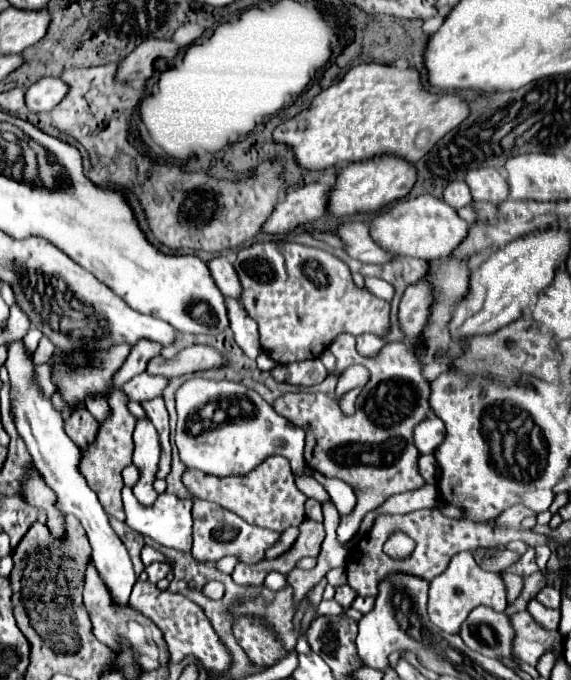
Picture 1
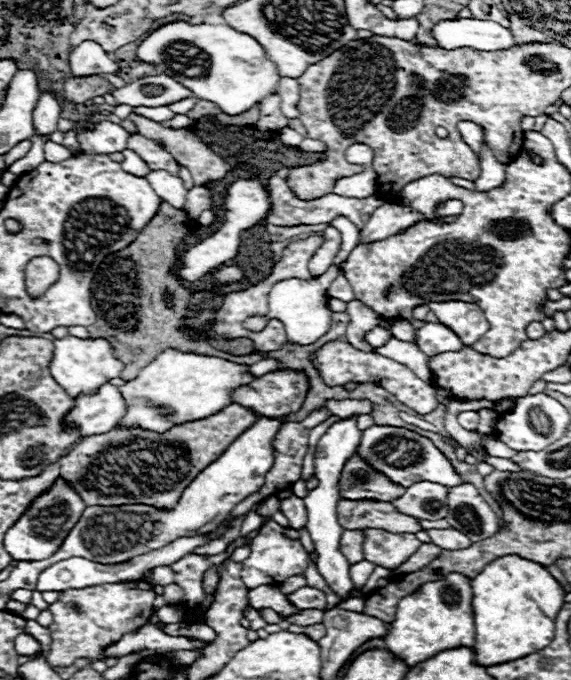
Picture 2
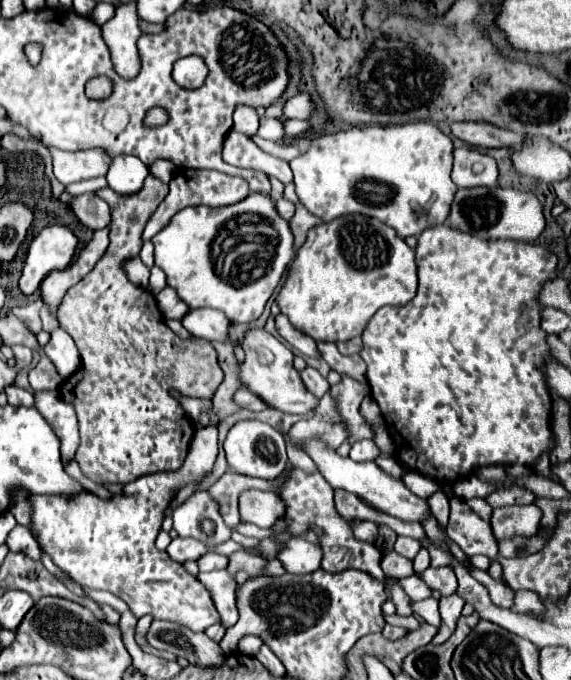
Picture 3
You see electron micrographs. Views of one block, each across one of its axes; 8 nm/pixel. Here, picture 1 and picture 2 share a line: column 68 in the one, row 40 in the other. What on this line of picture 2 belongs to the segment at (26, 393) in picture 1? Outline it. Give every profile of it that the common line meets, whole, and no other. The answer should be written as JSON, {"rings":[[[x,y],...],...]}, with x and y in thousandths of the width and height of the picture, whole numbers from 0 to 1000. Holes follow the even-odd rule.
{"rings":[[[799,26],[778,29],[757,41],[771,71],[809,71],[823,68],[834,74],[890,74],[900,68],[893,41],[883,41],[862,29]]]}

